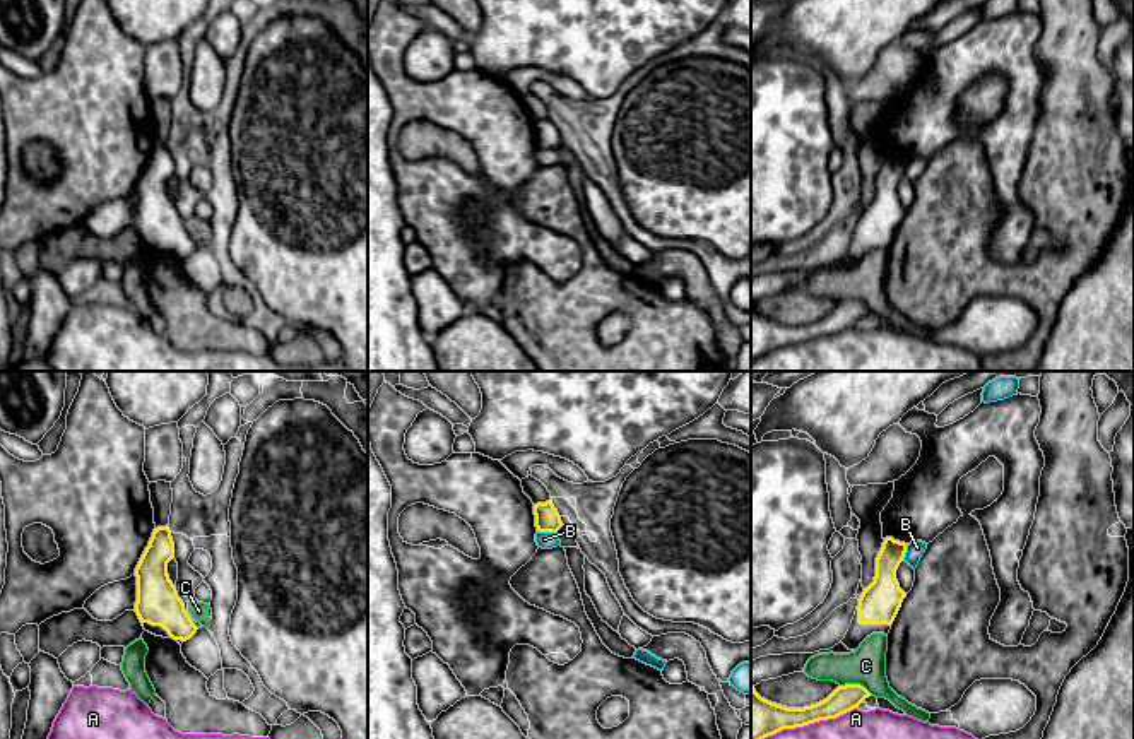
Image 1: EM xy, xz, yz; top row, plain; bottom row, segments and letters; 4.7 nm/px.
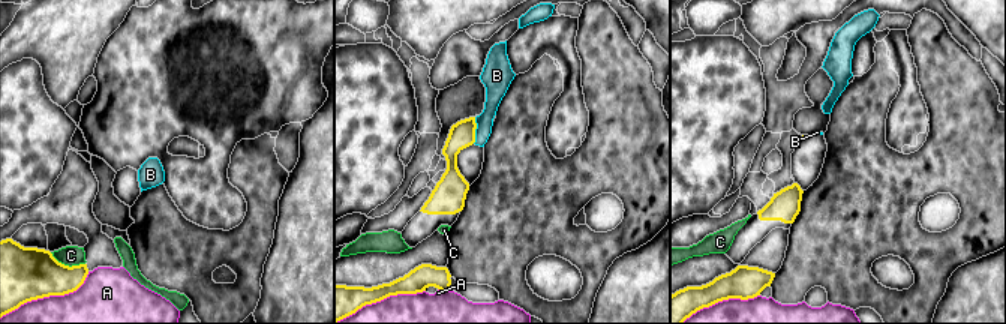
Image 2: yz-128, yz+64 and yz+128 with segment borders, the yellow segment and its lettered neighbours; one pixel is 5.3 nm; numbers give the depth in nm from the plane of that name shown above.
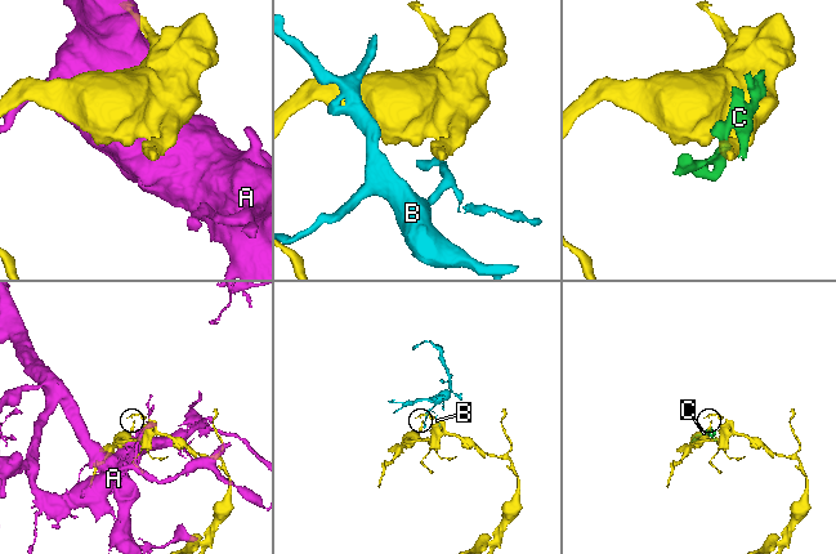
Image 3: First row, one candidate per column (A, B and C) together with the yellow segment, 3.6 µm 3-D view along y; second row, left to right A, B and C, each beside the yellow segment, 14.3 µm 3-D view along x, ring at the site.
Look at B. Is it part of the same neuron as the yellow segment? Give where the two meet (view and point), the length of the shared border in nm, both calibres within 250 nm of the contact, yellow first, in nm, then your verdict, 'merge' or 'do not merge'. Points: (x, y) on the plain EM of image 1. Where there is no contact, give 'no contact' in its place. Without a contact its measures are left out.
meets yellow in xz at (546, 147); contact 90 nm long; 120 nm thick on the yellow side, 80 nm on the other; do not merge

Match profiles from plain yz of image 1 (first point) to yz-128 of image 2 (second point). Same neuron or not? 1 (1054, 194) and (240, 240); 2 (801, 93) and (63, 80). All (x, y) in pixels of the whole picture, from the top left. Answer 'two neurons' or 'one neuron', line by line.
1: one neuron
2: two neurons

